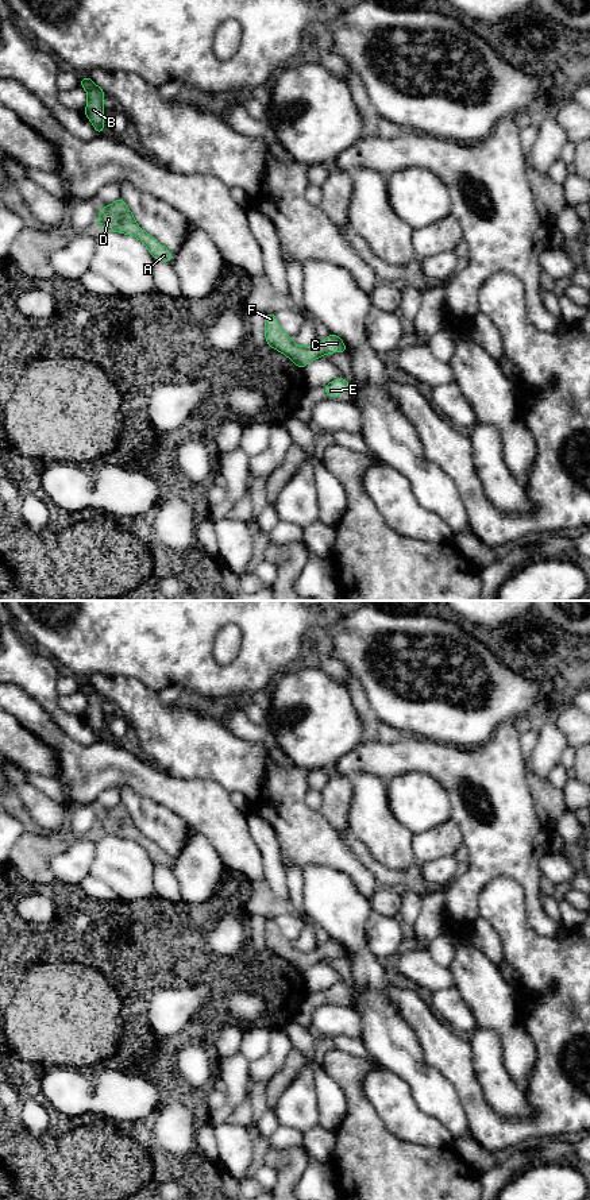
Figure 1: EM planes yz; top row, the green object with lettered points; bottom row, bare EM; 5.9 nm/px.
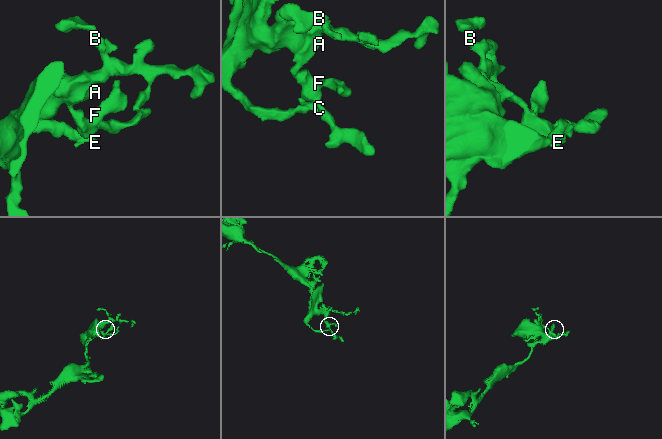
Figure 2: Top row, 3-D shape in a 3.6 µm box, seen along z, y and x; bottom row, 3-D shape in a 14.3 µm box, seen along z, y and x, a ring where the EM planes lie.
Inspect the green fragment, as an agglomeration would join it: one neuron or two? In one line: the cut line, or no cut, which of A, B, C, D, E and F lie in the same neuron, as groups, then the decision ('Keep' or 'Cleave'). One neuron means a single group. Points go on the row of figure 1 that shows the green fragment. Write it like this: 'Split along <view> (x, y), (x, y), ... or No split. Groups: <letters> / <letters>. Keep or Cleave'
No split. Groups: A B C D E F. Keep

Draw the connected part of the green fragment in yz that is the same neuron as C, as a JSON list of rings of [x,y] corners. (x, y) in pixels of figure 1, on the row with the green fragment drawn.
[[[274,312],[266,313],[265,320],[266,343],[286,355],[296,366],[304,369],[312,360],[331,352],[346,352],[347,348],[343,340],[333,333],[329,333],[324,342],[317,342],[311,347],[302,347],[293,342],[292,336],[286,335],[275,320]]]

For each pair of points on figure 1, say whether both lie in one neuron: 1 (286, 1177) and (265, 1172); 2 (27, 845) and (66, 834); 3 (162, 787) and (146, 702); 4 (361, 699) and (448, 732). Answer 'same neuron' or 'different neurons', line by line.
1: different neurons
2: same neuron
3: different neurons
4: different neurons

